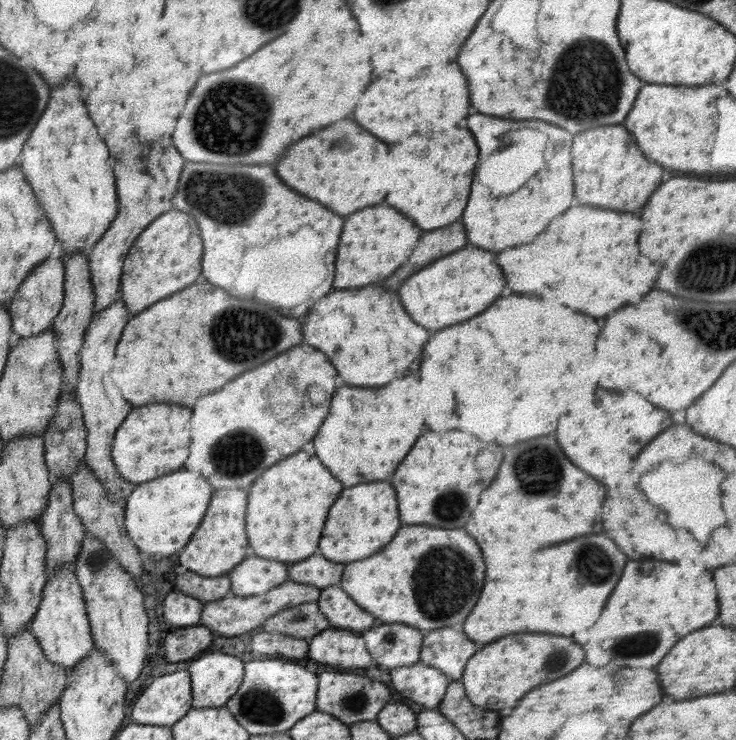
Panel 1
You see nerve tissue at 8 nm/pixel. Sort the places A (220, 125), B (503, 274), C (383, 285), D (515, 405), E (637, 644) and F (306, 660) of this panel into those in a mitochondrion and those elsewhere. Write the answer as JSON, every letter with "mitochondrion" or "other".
{"A":"mitochondrion","B":"other","C":"other","D":"other","E":"mitochondrion","F":"other"}

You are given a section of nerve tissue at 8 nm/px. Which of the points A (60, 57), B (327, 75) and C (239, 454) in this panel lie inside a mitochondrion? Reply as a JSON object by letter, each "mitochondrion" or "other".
{"A":"other","B":"other","C":"mitochondrion"}

